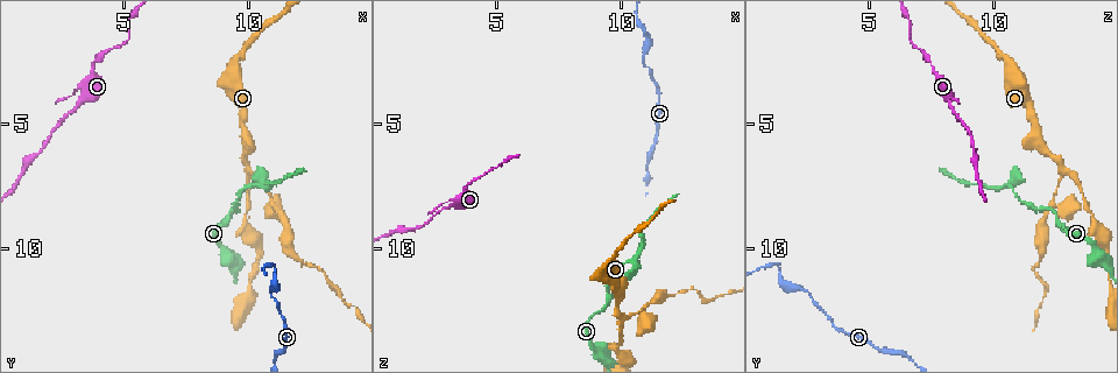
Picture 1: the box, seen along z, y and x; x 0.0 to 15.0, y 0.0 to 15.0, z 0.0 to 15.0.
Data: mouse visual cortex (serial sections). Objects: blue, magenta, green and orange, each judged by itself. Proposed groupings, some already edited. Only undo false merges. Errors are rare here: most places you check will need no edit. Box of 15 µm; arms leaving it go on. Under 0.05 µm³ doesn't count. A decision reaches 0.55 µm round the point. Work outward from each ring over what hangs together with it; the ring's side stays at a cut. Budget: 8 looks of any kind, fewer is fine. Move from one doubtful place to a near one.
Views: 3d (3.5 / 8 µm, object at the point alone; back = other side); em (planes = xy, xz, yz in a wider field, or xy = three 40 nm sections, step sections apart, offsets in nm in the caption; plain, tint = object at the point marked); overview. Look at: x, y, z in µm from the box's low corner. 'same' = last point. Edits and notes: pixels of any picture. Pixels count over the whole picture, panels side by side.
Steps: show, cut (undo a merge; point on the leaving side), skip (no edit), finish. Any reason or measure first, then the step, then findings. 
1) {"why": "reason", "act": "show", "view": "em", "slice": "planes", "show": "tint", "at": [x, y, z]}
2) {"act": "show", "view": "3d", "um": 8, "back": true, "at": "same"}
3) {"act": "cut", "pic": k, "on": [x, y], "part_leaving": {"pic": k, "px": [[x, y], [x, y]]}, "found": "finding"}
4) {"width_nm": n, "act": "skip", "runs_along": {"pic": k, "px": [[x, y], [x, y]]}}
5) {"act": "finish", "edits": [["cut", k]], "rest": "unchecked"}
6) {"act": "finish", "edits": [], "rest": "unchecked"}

{"why": "arms part here", "act": "show", "view": "3d", "um": 3.5, "back": true, "at": [9.9, 6.6, 12.8]}

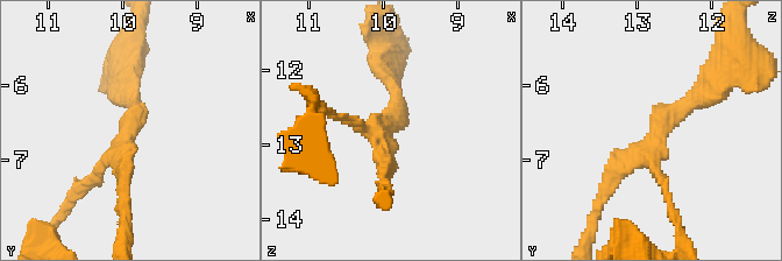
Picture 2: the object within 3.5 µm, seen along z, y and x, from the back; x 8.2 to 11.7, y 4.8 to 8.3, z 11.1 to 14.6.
{"arms": 3, "arm_widths_nm": [150, 200, 200], "act": "show", "view": "em", "slice": "xy", "step": 1, "show": "tint", "at": [9.95, 6.70, 12.70]}

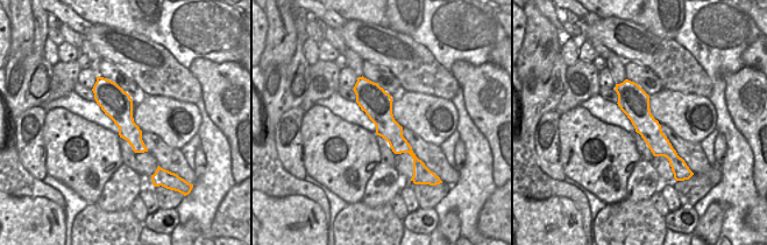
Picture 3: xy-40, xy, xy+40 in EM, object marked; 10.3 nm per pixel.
{"act": "skip", "runs_along": {"pic": 3, "px": [[618, 86], [634, 103], [673, 162]]}, "found": "all the same cell"}

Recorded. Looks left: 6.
{"why": "abrupt turn", "act": "show", "view": "3d", "um": 8, "at": [10.4, 7.5, 10.4]}

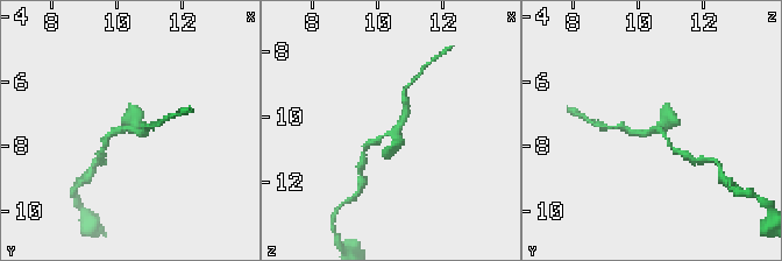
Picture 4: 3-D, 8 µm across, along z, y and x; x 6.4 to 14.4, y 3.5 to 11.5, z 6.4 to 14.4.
{"act": "show", "view": "3d", "um": 3.5, "at": [10.4, 7.5, 10.5]}

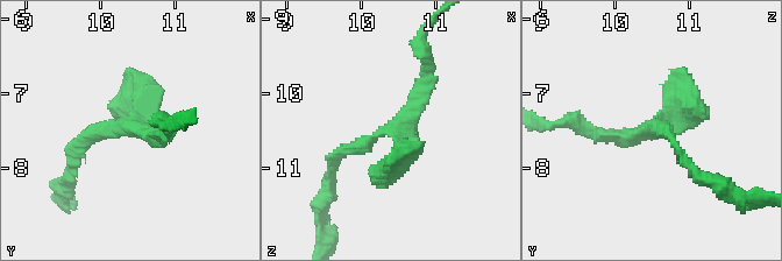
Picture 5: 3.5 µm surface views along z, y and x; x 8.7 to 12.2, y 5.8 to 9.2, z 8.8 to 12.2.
{"arms": 3, "arm_widths_nm": [150, 200, 300], "why": "need the tissue", "act": "show", "view": "em", "slice": "xy", "step": 2, "show": "tint", "at": [10.45, 7.45, 10.50]}

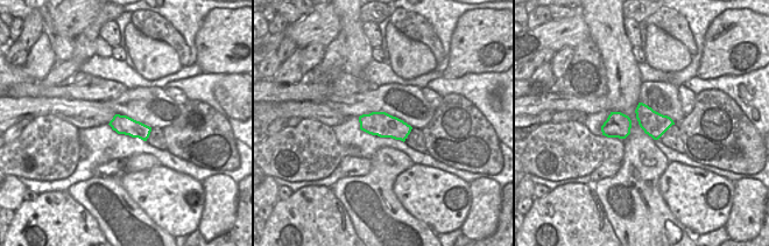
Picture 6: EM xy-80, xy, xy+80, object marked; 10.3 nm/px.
{"act": "skip", "runs_along": {"pic": 5, "px": [[72, 156], [122, 110]]}, "found": "continuous, no second cell"}

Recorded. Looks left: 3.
{"why": "calibre changes", "act": "show", "view": "3d", "um": 3.5, "at": [11.0, 8.2, 12.5]}

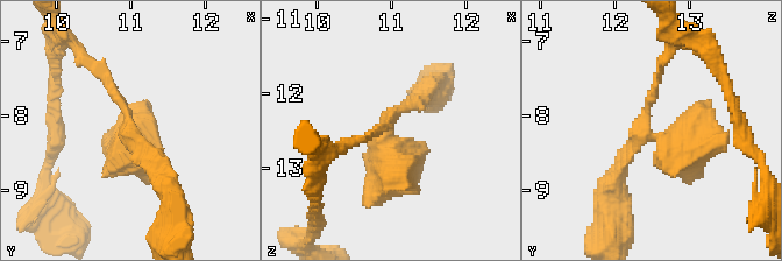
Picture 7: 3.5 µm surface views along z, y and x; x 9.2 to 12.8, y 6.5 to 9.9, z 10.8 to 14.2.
{"arms": 3, "arm_widths_nm": [150, 200, 500], "act": "show", "view": "em", "slice": "planes", "show": "tint", "at": [11.00, 8.20, 12.40]}

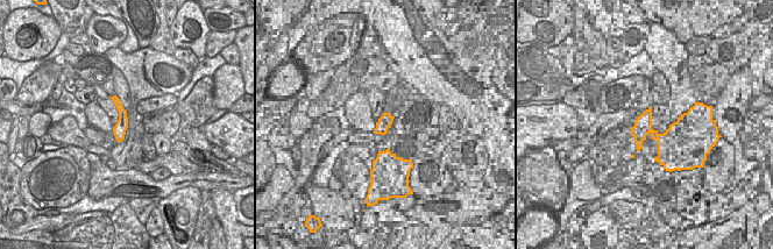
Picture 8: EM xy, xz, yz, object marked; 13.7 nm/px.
{"act": "skip", "runs_along": {"pic": 8, "px": [[116, 101], [122, 112], [120, 137]]}, "found": "one cell here"}

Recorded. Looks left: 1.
{"act": "finish", "edits": [], "rest": "unchecked"}

